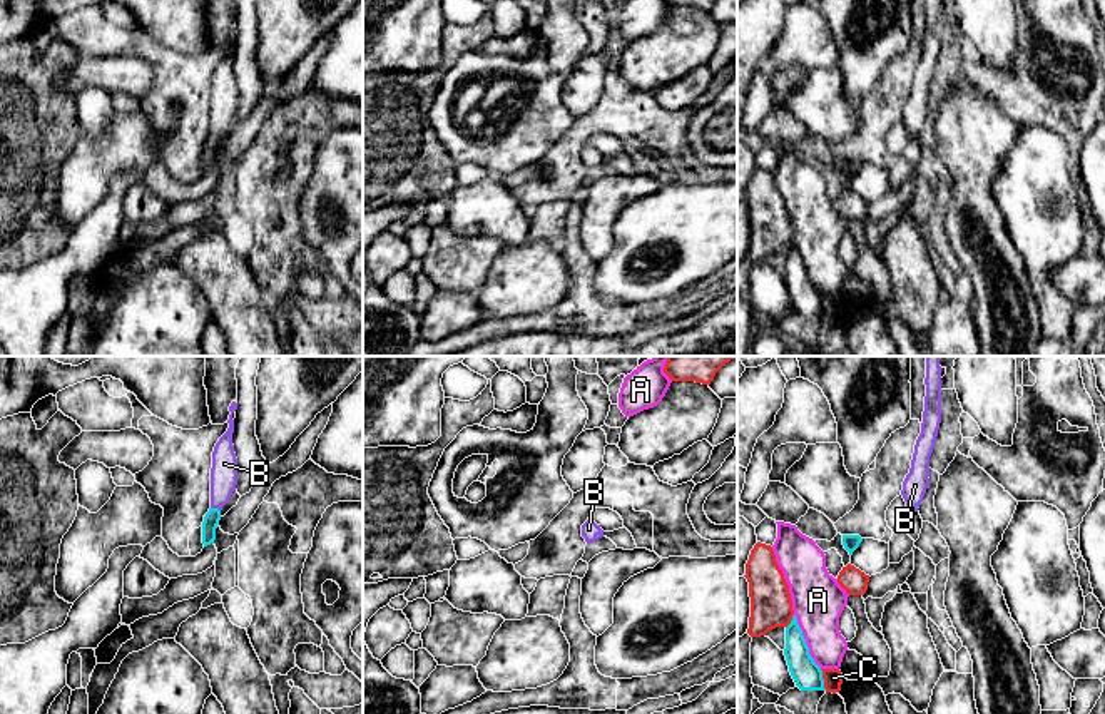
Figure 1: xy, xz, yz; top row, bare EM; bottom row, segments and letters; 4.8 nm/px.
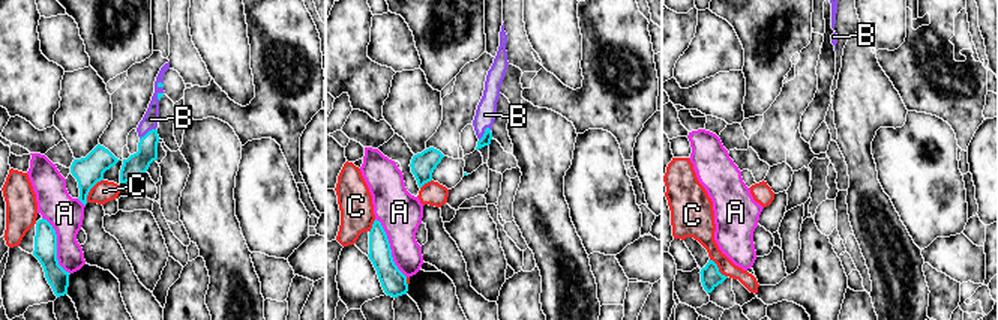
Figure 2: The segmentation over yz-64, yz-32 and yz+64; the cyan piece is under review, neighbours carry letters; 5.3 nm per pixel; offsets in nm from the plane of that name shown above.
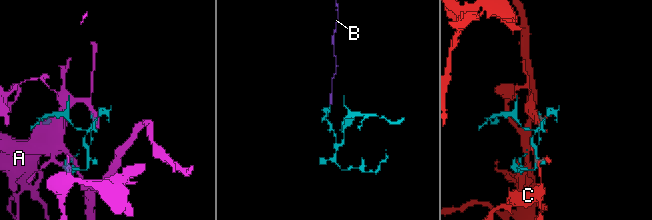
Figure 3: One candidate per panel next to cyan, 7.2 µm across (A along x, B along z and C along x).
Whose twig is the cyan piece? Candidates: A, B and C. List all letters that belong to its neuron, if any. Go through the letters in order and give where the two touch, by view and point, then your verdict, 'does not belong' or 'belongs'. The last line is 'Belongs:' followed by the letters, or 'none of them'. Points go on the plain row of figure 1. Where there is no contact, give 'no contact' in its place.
A: yz (804, 266) | does not belong
B: xy (216, 134) | belongs
C: yz (823, 305) | does not belong
Belongs: B

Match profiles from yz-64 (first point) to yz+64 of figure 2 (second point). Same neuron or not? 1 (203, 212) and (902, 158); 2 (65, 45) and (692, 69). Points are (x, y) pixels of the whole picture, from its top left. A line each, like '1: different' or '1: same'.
1: different
2: same

